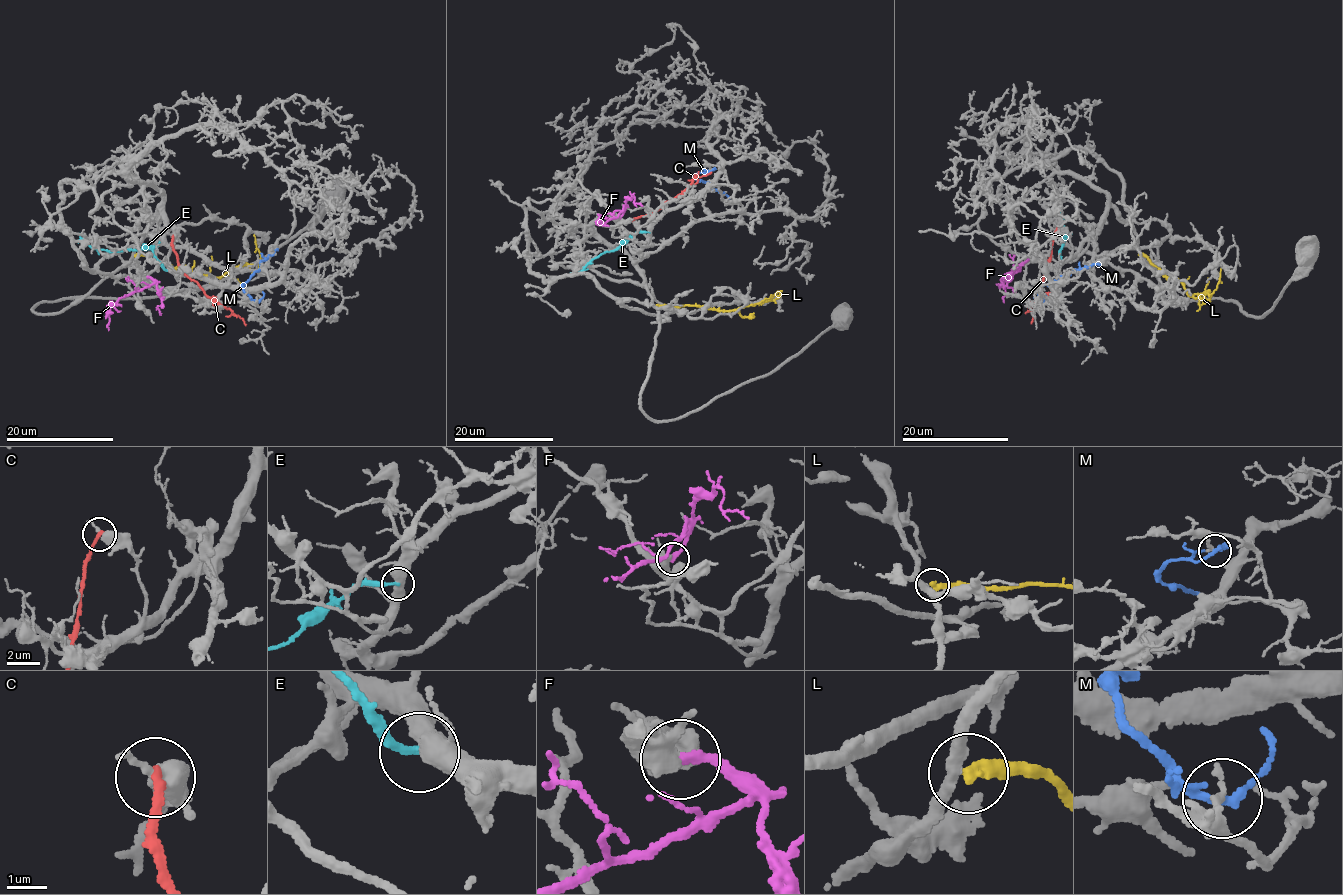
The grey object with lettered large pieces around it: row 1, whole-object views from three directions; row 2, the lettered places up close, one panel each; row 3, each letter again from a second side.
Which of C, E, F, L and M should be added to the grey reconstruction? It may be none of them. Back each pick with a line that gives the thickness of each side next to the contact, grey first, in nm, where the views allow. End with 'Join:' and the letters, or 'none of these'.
Join: none of these

